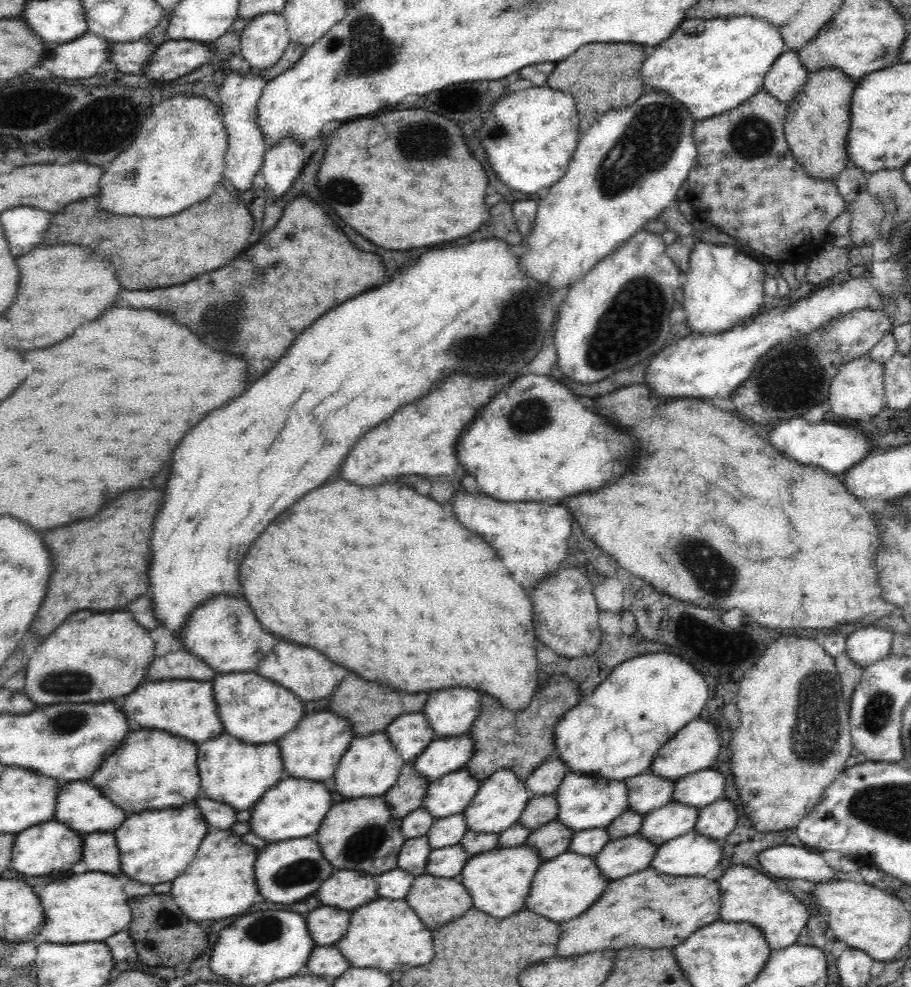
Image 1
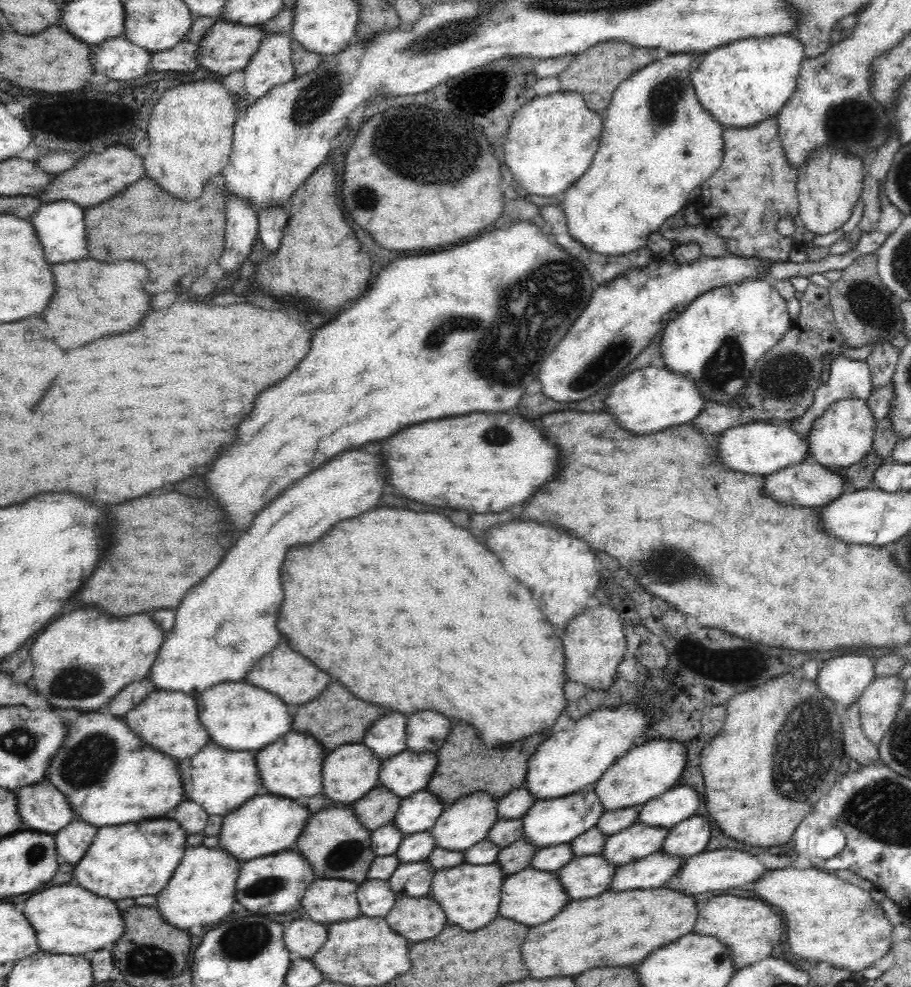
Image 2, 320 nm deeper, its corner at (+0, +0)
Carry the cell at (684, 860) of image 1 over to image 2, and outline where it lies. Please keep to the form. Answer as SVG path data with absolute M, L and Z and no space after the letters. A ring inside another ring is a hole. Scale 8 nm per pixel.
M656 851L640 860L617 867L607 890L619 893L667 886L677 876L683 861L680 857L670 857L662 851Z

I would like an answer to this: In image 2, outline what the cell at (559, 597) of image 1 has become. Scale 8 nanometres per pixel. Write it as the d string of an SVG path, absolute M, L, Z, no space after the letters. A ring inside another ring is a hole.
M608 605L588 607L575 616L565 630L559 633L565 652L566 677L575 683L583 684L588 689L605 691L620 673L621 660L628 654L621 615Z

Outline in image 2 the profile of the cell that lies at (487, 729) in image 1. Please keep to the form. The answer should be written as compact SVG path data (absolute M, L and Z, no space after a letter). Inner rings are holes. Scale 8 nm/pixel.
M455 722L444 745L435 754L437 766L424 790L439 798L439 802L445 807L478 791L488 793L493 802L497 802L509 792L524 787L529 760L542 741L546 741L550 736L550 731L546 731L530 736L522 742L487 750L470 725Z

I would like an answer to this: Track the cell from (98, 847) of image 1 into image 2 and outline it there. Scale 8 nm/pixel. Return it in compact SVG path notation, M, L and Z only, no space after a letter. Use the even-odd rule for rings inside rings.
M76 818L53 834L57 856L62 862L76 864L88 850L97 828Z

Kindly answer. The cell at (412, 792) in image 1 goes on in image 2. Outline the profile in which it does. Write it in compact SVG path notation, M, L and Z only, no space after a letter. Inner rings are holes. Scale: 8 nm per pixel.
M377 784L368 790L356 803L348 806L360 821L362 827L369 831L376 830L382 825L392 823L394 813L398 810L401 799L394 796L386 787Z

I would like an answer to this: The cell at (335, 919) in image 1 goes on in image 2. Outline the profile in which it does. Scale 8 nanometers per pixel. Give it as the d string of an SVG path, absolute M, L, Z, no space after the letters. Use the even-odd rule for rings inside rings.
M295 919L287 924L282 941L293 958L310 959L326 942L327 926L312 919Z

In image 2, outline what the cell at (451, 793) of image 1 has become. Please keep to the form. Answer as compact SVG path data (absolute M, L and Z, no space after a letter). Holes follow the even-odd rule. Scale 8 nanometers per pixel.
M418 791L401 800L392 824L403 835L429 831L445 808L434 794Z

